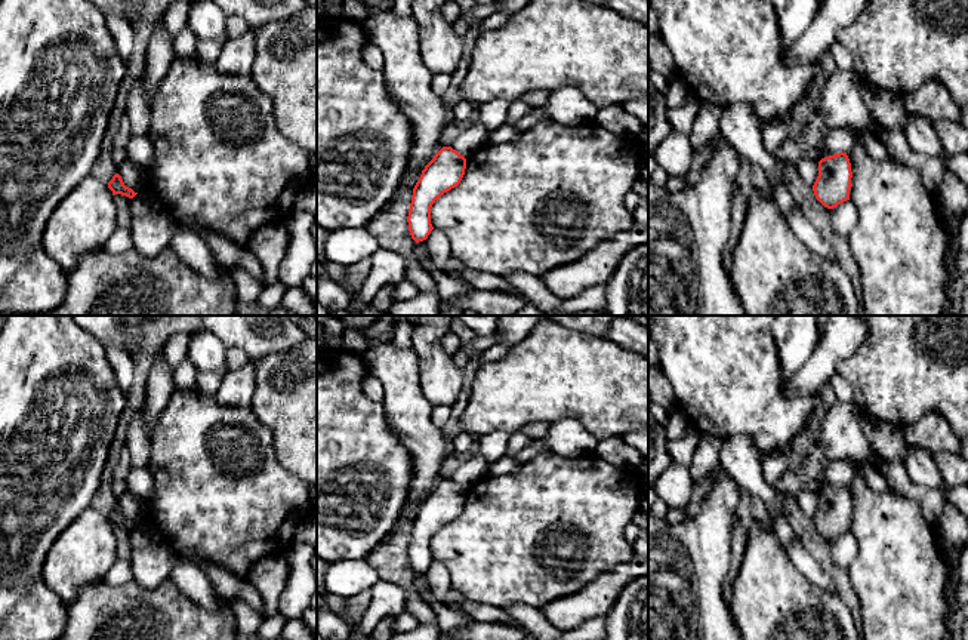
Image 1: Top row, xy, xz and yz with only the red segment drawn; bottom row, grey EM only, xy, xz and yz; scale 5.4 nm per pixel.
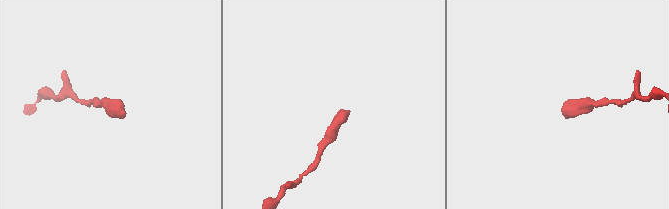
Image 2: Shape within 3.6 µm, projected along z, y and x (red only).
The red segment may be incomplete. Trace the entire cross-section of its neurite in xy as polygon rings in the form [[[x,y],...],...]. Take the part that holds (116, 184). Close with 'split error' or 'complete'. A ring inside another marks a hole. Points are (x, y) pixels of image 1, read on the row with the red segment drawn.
[[[115,173],[112,179],[108,182],[108,188],[112,191],[112,194],[121,194],[129,199],[133,199],[138,193],[135,193],[132,188],[126,187],[121,176]]]; complete

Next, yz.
[[[847,153],[821,159],[819,176],[813,185],[816,199],[827,209],[850,200],[851,178],[851,163]]]; complete

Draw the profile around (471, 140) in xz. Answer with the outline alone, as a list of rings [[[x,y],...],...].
[[[475,120],[466,130],[463,130],[453,142],[451,148],[460,156],[468,159],[483,145],[487,145],[488,132],[487,129]]]

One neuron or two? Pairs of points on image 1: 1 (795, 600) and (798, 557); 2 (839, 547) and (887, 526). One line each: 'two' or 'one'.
1: two
2: two

